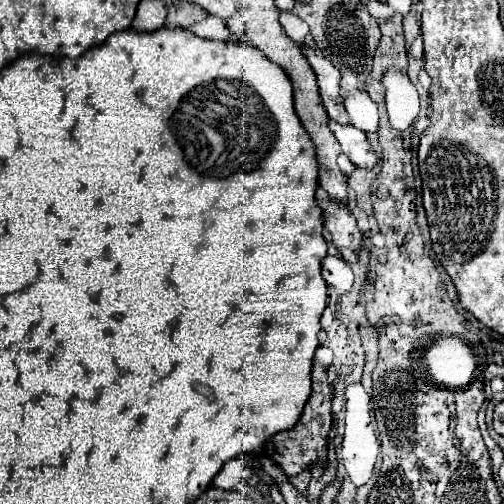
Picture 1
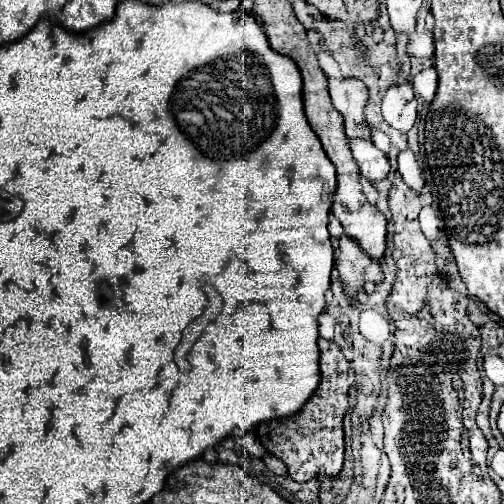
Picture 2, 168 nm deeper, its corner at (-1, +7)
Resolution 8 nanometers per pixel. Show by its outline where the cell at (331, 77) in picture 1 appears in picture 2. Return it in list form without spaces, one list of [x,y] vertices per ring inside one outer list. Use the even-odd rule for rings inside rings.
[[[330,78],[330,98],[334,108],[344,116],[346,136],[372,140],[370,126],[366,124],[364,116],[364,106],[368,104],[368,88],[360,80]]]

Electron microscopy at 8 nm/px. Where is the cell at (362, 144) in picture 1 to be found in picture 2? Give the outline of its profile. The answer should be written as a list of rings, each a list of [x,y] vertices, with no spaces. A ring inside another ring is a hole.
[[[350,140],[350,148],[360,166],[360,174],[366,180],[378,182],[388,176],[390,162],[374,144],[368,144],[366,140]]]

